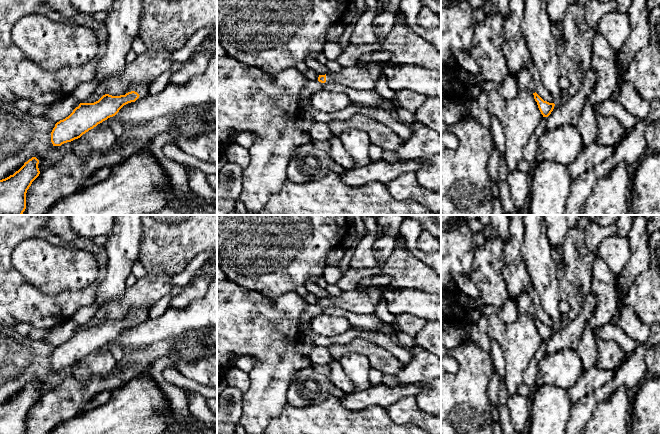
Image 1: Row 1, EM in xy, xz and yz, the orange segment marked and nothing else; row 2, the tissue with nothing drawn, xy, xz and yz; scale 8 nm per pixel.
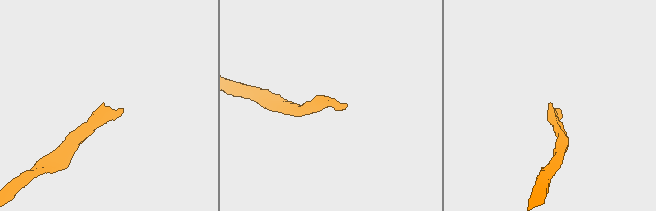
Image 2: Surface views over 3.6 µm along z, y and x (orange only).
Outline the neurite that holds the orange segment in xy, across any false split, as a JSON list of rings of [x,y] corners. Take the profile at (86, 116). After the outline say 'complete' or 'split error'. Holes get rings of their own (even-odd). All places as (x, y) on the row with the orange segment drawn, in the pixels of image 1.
[[[134,83],[130,85],[125,95],[105,94],[94,103],[80,103],[68,117],[55,124],[51,132],[53,146],[61,146],[80,138],[98,124],[115,116],[124,105],[135,102],[140,95],[148,95],[149,86]]]; split error

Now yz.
[[[520,69],[516,74],[517,86],[519,90],[528,91],[534,95],[538,108],[543,117],[548,117],[554,109],[555,104],[544,101],[535,91],[535,84],[531,73],[526,69]]]; split error

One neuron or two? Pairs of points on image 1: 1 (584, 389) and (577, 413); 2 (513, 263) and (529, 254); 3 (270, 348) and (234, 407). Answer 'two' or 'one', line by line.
1: two
2: two
3: two

